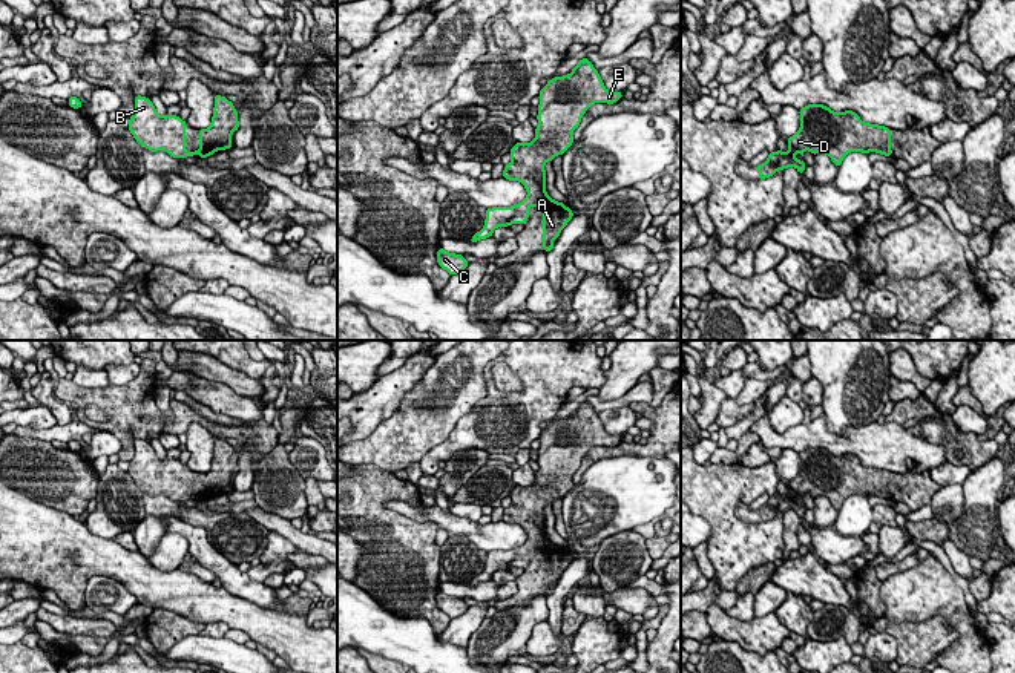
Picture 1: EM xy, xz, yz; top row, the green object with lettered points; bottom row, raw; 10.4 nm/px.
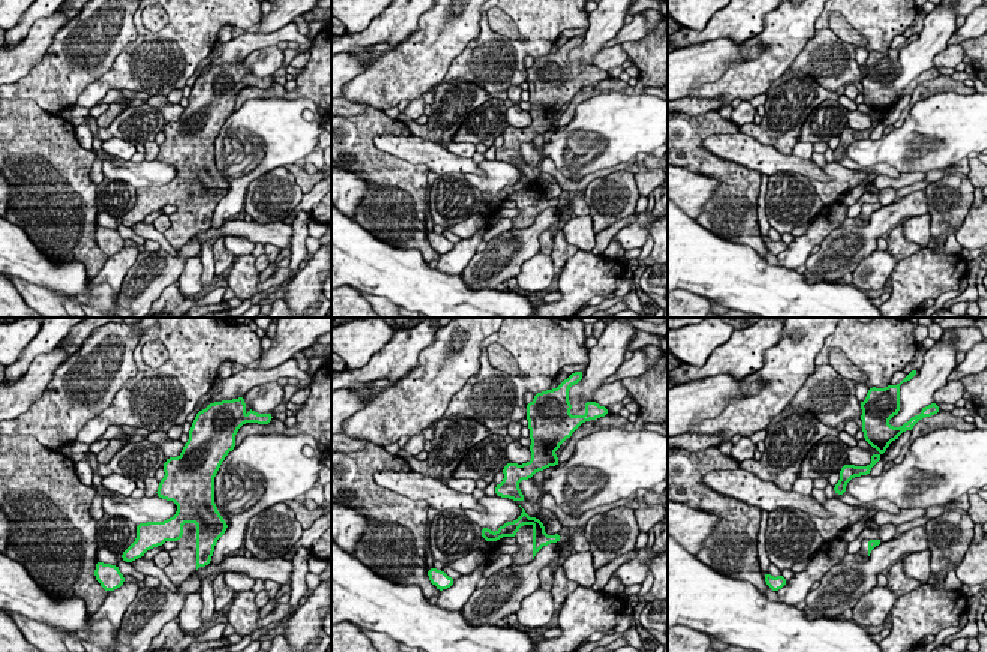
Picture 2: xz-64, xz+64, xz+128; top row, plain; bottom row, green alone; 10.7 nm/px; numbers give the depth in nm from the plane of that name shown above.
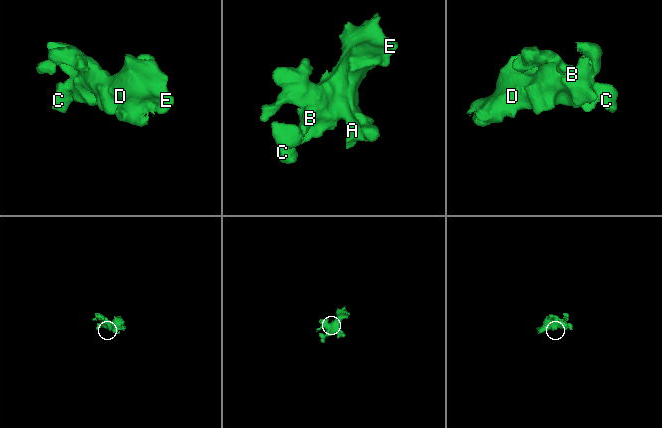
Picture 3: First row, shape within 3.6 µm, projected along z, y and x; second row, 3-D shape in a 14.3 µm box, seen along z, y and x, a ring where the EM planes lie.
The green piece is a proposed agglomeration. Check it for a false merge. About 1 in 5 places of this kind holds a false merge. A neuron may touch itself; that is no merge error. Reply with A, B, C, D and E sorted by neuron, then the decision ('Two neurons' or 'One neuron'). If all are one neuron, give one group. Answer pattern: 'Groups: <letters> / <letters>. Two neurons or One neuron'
Groups: A B C D E. One neuron

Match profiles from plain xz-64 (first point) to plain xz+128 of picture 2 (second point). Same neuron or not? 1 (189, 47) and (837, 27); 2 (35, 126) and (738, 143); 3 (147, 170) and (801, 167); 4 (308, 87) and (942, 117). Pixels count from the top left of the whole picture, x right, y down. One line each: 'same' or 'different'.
1: different
2: different
3: different
4: different

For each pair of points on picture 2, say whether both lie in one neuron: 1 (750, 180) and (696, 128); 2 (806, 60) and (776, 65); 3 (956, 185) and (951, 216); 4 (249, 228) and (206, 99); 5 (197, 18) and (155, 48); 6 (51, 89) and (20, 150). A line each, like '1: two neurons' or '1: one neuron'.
1: one neuron
2: two neurons
3: one neuron
4: two neurons
5: one neuron
6: two neurons

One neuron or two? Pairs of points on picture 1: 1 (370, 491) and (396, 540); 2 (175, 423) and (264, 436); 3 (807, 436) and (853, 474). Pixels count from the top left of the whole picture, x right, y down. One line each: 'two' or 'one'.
1: one
2: one
3: two

